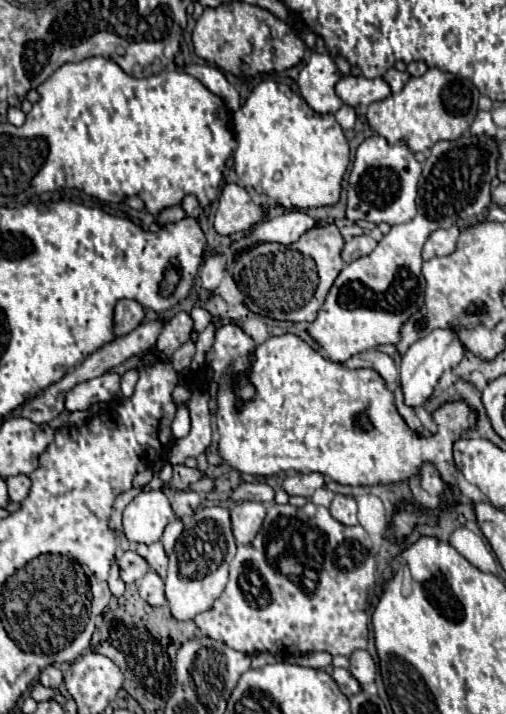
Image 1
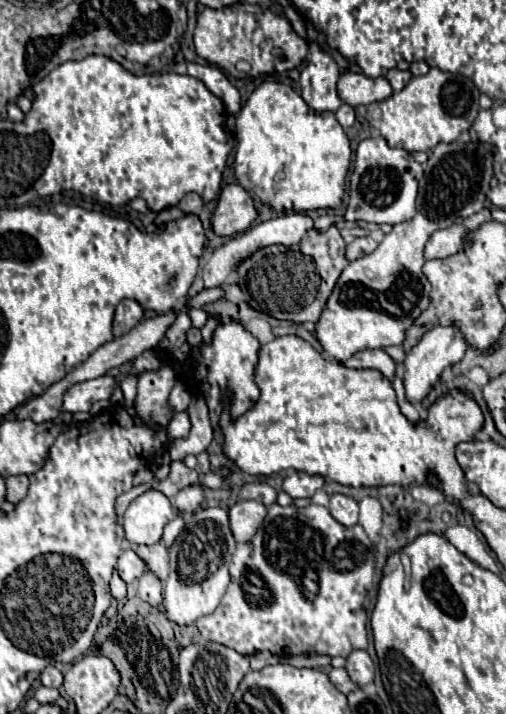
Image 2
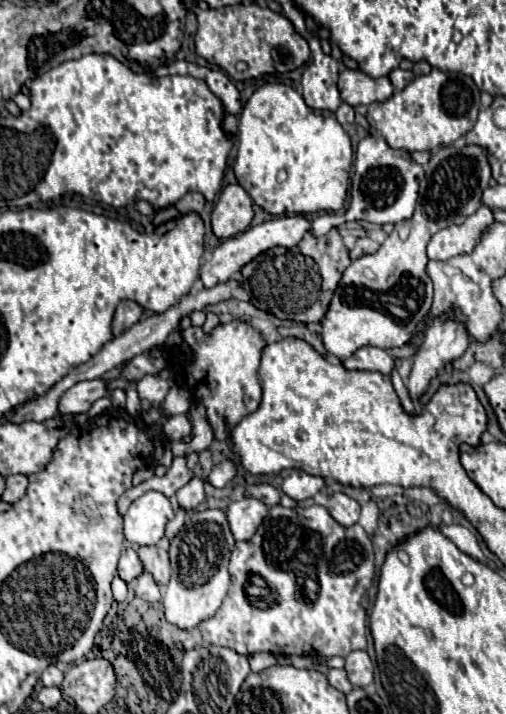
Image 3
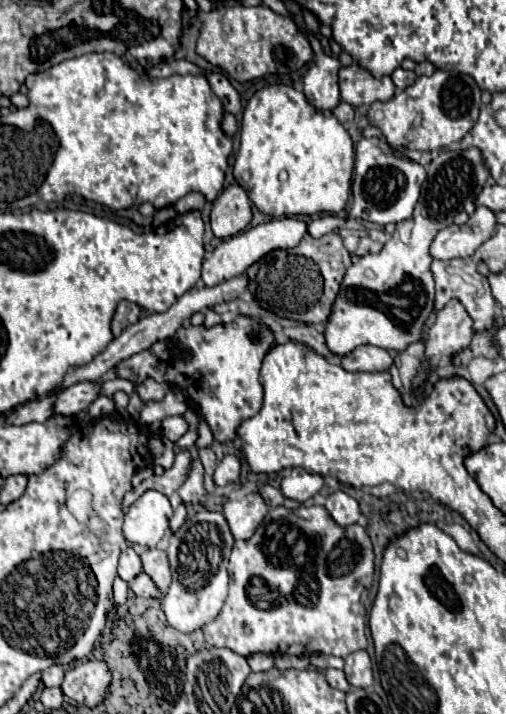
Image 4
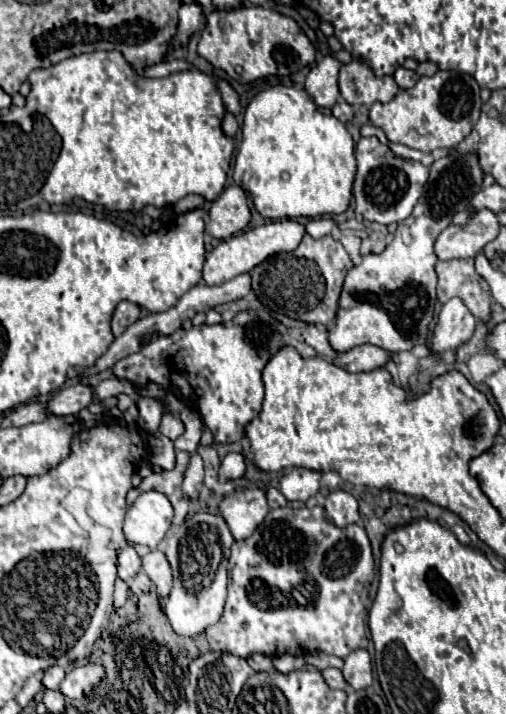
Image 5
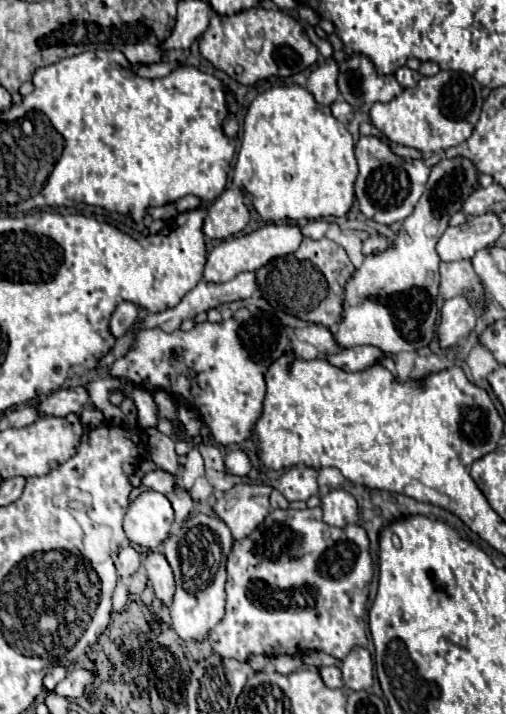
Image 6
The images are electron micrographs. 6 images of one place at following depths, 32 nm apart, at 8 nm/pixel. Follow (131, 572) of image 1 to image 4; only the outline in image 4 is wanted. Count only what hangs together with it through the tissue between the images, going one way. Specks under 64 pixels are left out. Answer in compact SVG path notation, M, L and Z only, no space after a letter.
M124 548L122 554L120 554L120 562L118 562L118 576L122 580L132 580L134 576L138 576L142 570L142 564L140 564L140 556L134 552L134 548Z

